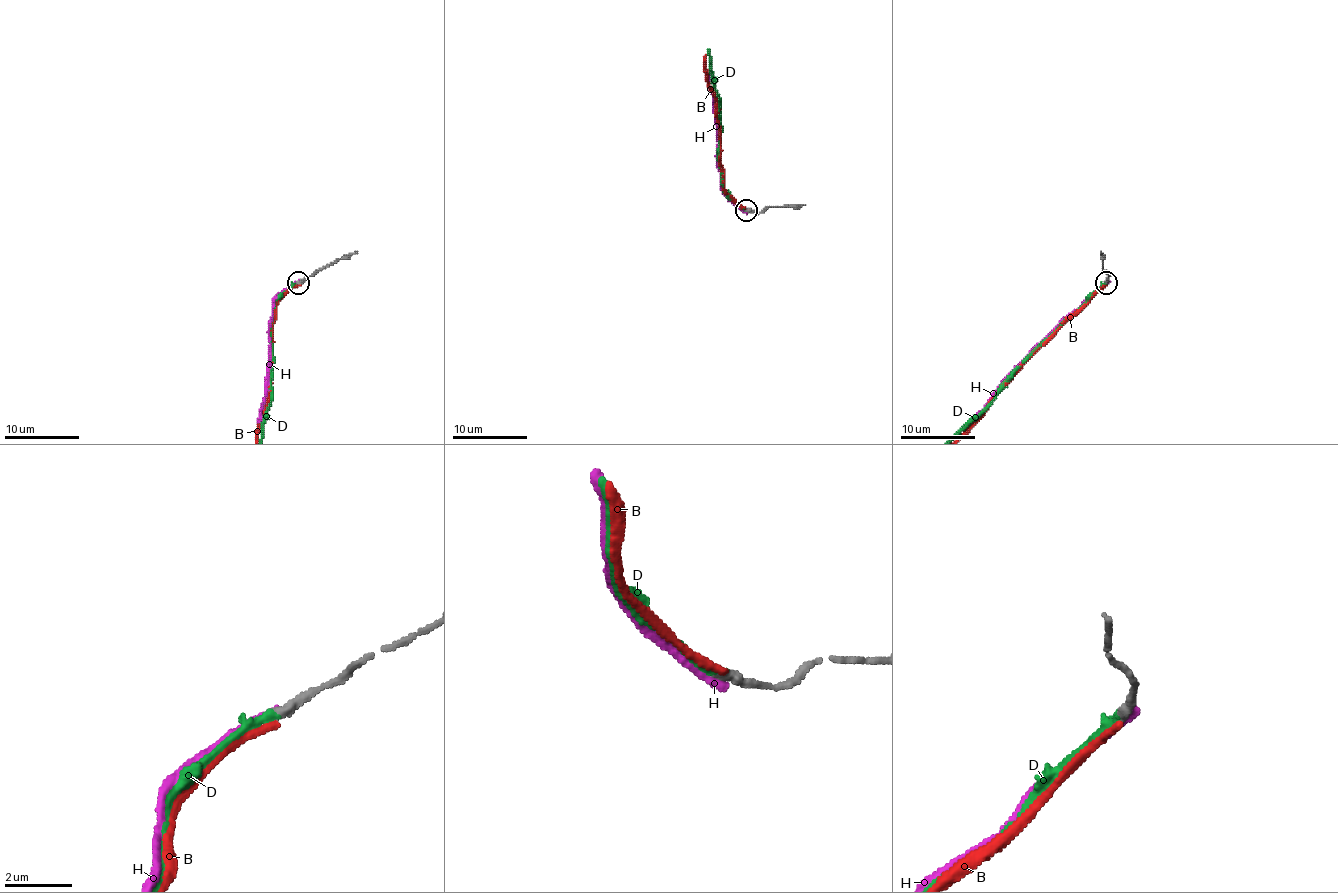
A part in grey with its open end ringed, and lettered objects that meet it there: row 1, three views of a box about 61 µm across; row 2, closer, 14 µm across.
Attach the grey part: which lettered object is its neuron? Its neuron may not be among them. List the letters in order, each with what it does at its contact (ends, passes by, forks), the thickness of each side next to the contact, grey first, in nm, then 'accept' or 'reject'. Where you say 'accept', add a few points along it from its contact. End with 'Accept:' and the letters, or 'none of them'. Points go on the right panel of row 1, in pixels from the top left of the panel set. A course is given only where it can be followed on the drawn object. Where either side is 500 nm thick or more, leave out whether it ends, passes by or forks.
B: it ends there; 320 nm thick on the grey side, 240 nm on the other; reject
D: it ends there; 320 nm thick on the grey side, 280 nm on the other; accept
H: it ends there; 340 nm thick on the grey side, 240 nm on the other; reject
Accept: D

